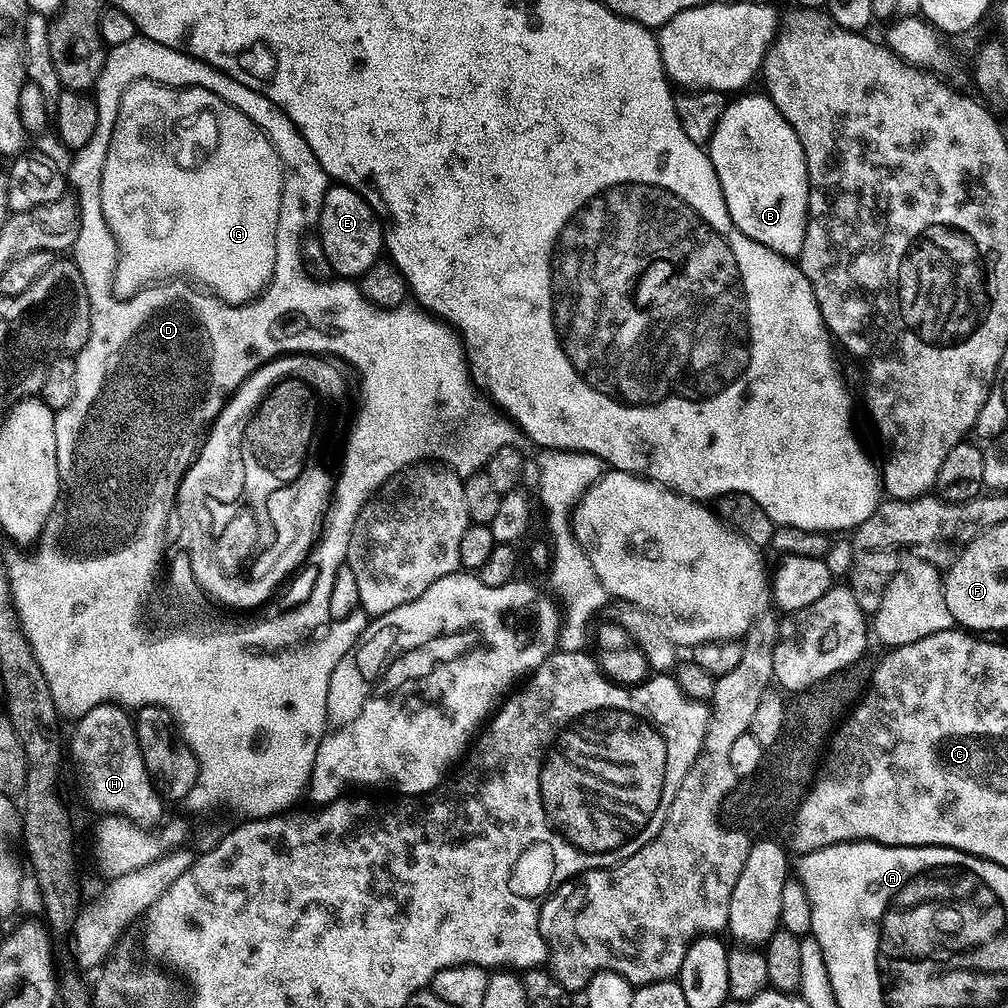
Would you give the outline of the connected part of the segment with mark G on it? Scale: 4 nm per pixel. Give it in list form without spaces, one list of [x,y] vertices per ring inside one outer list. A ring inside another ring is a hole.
[[[156,84],[141,85],[134,87],[129,91],[131,97],[142,96],[142,104],[132,101],[131,97],[125,96],[120,100],[118,106],[118,114],[114,122],[114,130],[110,138],[110,146],[106,154],[106,166],[102,170],[102,194],[101,206],[102,214],[106,218],[106,222],[110,226],[110,230],[116,235],[117,250],[121,257],[126,256],[148,256],[148,268],[144,268],[140,272],[140,276],[144,282],[160,282],[165,278],[171,277],[173,274],[184,274],[180,272],[205,272],[208,275],[207,287],[211,289],[215,295],[219,296],[225,304],[246,304],[249,300],[258,296],[261,290],[267,288],[268,281],[272,278],[272,271],[274,270],[274,262],[276,261],[276,223],[278,223],[278,214],[280,213],[280,202],[282,198],[282,190],[284,189],[284,177],[286,169],[280,159],[280,155],[276,152],[276,145],[268,139],[268,136],[261,131],[260,127],[252,124],[250,120],[244,120],[244,116],[236,116],[236,112],[232,112],[232,108],[224,108],[224,104],[220,104],[220,100],[216,100],[216,96],[208,96],[208,92],[168,92],[168,88],[156,88]]]

